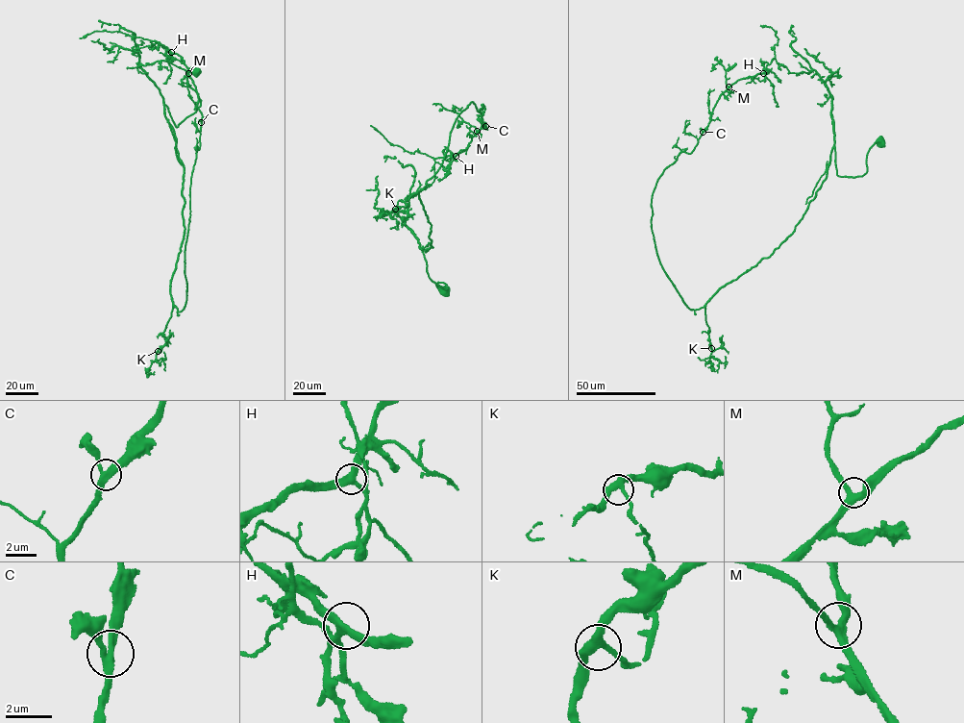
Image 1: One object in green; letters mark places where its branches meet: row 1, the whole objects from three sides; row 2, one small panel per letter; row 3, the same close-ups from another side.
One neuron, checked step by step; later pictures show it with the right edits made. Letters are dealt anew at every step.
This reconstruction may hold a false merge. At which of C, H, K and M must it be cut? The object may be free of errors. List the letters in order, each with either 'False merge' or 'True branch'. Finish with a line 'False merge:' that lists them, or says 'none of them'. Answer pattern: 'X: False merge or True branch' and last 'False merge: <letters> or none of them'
C: True branch
H: True branch
K: True branch
M: True branch
False merge: none of them

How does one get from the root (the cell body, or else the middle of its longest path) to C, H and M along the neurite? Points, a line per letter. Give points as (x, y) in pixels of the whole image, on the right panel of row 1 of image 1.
C: (879, 141), (861, 176), (838, 176), (833, 147), (795, 230), (692, 310), (659, 261), (652, 196), (703, 132)
H: (879, 141), (854, 177), (833, 147), (787, 238), (690, 309), (652, 194), (719, 96), (763, 73)
M: (879, 141), (861, 176), (838, 176), (833, 147), (795, 230), (692, 310), (659, 261), (652, 196), (729, 87)

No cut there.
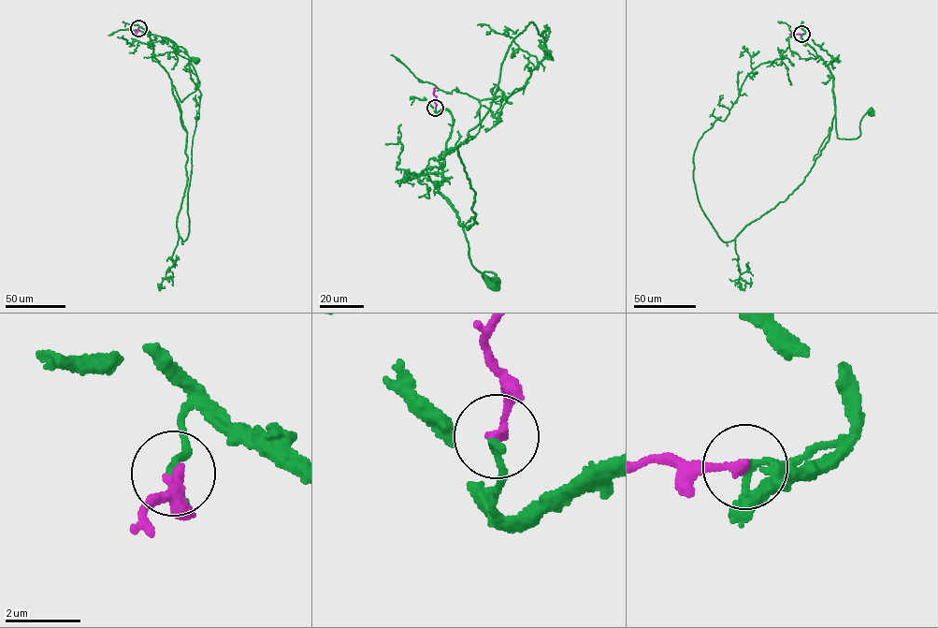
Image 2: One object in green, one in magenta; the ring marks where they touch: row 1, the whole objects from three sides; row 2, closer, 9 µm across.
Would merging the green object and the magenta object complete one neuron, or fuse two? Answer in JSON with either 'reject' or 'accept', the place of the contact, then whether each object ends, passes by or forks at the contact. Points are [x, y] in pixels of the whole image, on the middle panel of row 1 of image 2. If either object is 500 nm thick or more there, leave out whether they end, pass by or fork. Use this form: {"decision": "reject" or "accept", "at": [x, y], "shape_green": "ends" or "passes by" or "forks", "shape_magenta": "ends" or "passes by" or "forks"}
{"decision": "reject", "at": [435, 108], "shape_green": "ends", "shape_magenta": "ends"}

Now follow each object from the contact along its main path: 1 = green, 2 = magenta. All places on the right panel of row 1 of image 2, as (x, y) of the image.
1: (801, 34), (833, 78), (838, 138), (859, 136), (861, 119), (871, 111)
2: (801, 34), (789, 34)

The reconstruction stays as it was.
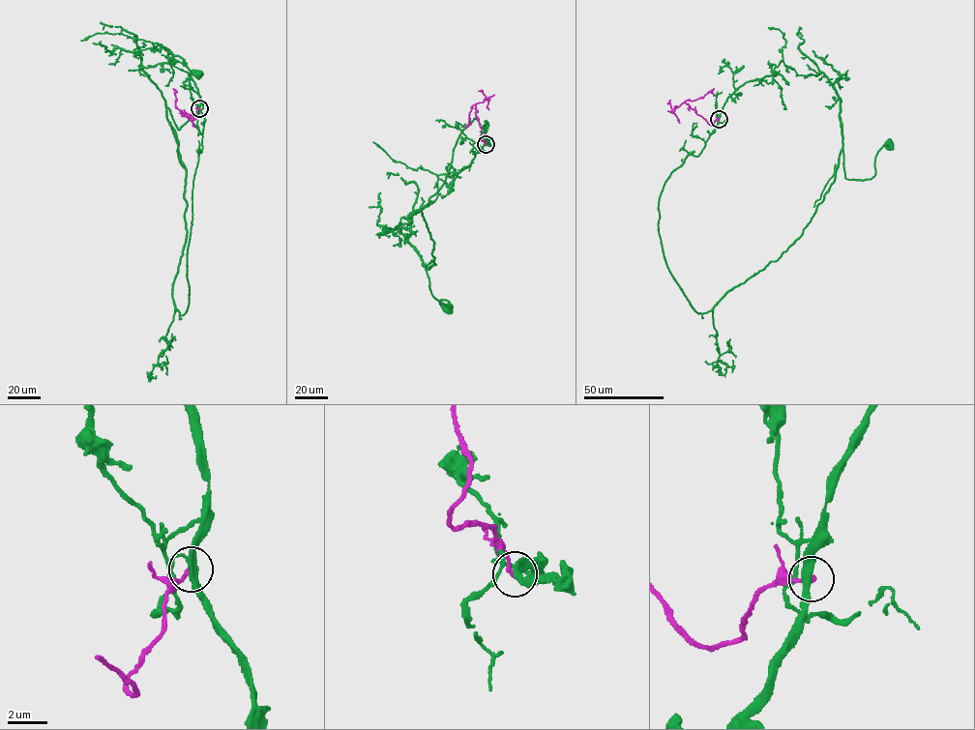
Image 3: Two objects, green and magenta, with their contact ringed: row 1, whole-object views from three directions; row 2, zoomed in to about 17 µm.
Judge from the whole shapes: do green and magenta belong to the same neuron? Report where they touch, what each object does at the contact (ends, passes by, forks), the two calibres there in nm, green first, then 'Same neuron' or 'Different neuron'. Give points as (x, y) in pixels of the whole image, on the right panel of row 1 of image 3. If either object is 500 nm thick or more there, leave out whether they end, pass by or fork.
Place: (719, 119). At the ring green passes by. At the ring magenta ends. Thickness 320 nm (green) against 240 nm. Different neuron

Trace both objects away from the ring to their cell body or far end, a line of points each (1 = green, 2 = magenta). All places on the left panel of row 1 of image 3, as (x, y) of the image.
1: (199, 108), (179, 315), (186, 170), (166, 107), (179, 130), (194, 117), (196, 73)
2: (199, 108), (194, 118), (182, 113), (176, 108), (175, 95)

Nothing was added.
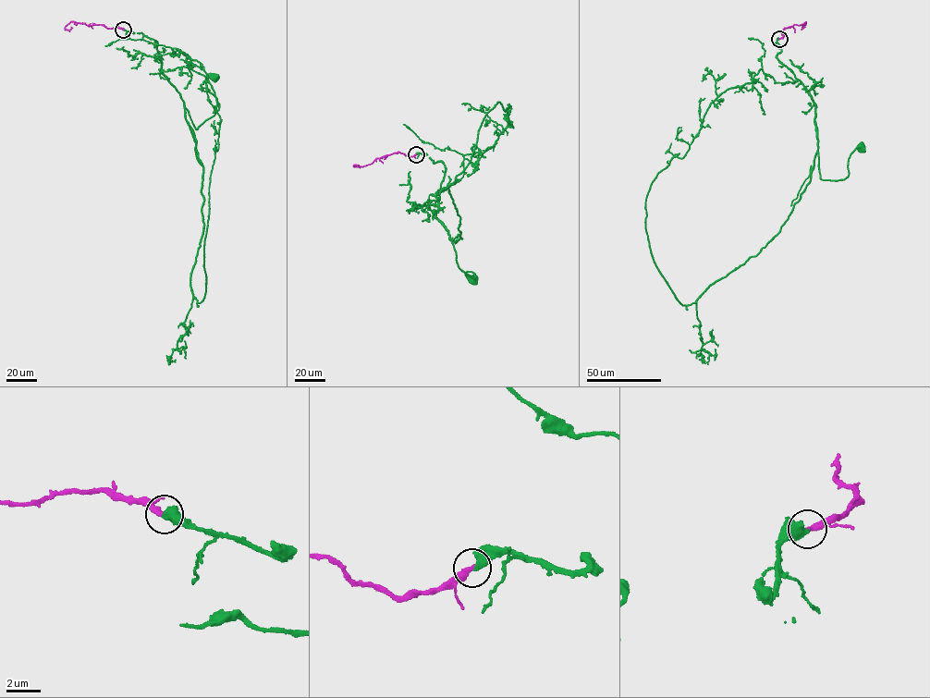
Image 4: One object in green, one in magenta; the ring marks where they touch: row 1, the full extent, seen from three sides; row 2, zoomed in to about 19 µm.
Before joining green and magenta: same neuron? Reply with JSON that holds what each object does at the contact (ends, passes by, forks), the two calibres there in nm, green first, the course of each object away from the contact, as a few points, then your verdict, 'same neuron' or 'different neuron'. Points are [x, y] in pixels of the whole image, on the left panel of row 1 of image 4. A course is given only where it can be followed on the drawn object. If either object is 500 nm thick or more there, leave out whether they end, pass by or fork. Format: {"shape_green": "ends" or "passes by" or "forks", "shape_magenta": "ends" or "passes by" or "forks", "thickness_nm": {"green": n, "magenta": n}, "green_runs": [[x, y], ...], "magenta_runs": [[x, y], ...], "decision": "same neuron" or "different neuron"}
{"thickness_nm": {"green": 550, "magenta": 360}, "green_runs": [[123, 30], [156, 41], [162, 73], [179, 94], [196, 129], [218, 109], [206, 86], [206, 78], [213, 77]], "magenta_runs": [[123, 30], [71, 21], [65, 29], [68, 30], [71, 27]], "decision": "same neuron"}

